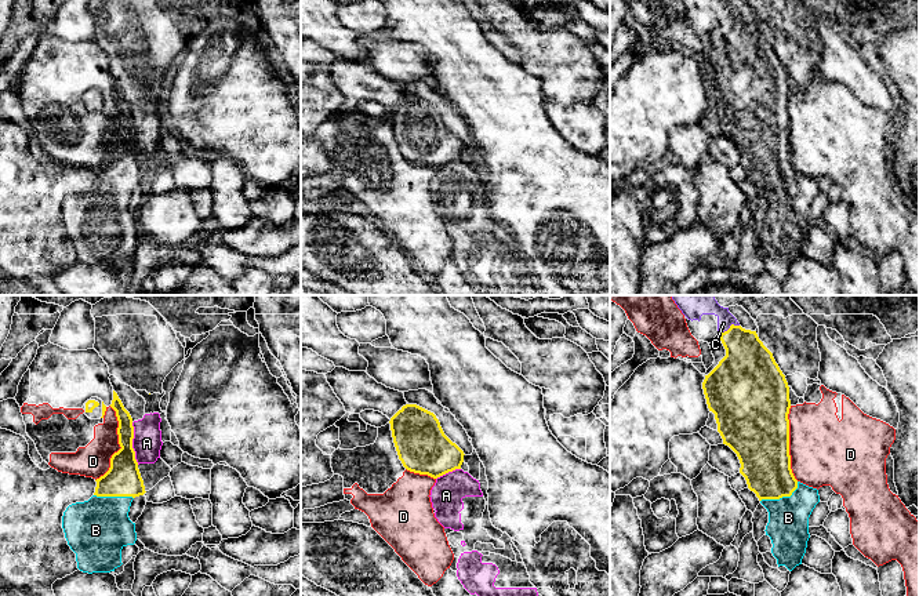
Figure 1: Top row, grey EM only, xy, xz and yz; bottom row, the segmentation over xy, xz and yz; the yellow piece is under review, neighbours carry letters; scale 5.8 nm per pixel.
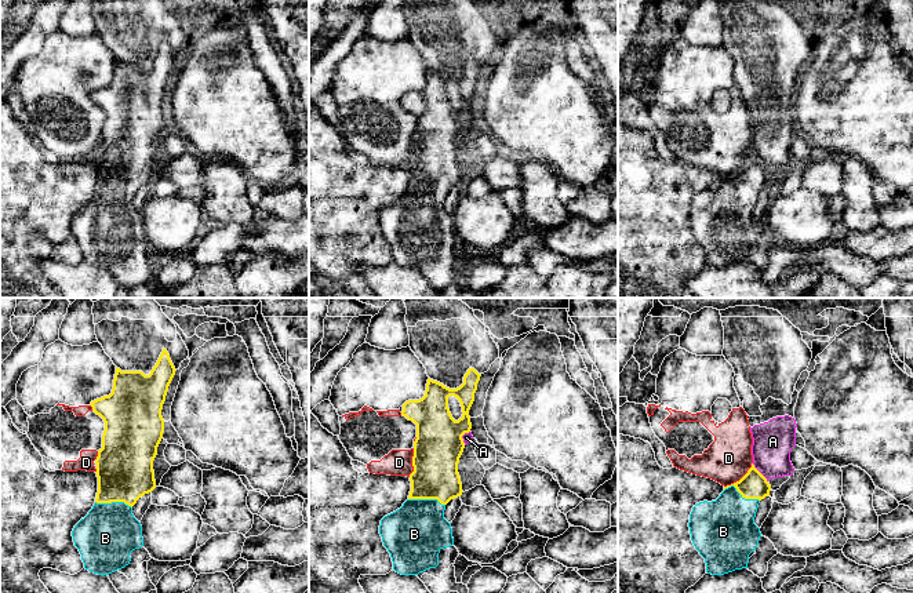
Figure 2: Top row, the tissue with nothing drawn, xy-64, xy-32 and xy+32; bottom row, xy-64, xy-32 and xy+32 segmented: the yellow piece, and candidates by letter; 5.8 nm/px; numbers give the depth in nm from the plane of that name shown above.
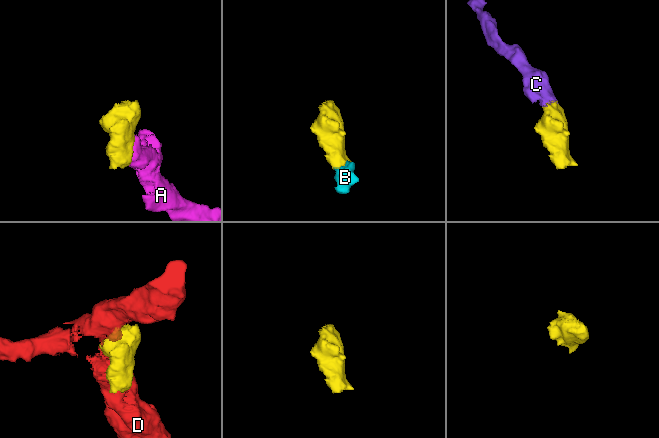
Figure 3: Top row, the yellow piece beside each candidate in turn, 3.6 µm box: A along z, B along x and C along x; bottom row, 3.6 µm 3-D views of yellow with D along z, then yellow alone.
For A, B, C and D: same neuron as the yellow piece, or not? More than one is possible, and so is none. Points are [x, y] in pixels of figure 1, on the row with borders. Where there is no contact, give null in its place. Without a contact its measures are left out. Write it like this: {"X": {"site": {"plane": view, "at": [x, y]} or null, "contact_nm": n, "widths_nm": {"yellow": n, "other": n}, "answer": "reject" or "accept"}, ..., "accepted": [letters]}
{"A": {"site": {"plane": "xy", "at": [131, 443]}, "contact_nm": 260, "widths_nm": {"yellow": 200, "other": 170}, "answer": "reject"}, "B": {"site": {"plane": "yz", "at": [781, 497]}, "contact_nm": 260, "widths_nm": {"yellow": 300, "other": 240}, "answer": "accept"}, "C": {"site": {"plane": "yz", "at": [730, 327]}, "contact_nm": 130, "widths_nm": {"yellow": 300, "other": 190}, "answer": "accept"}, "D": {"site": {"plane": "xy", "at": [119, 443]}, "contact_nm": 440, "widths_nm": {"yellow": 200, "other": 190}, "answer": "reject"}, "accepted": ["B", "C"]}

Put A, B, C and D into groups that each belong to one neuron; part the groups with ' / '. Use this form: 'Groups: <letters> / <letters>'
Groups: A / B C / D

